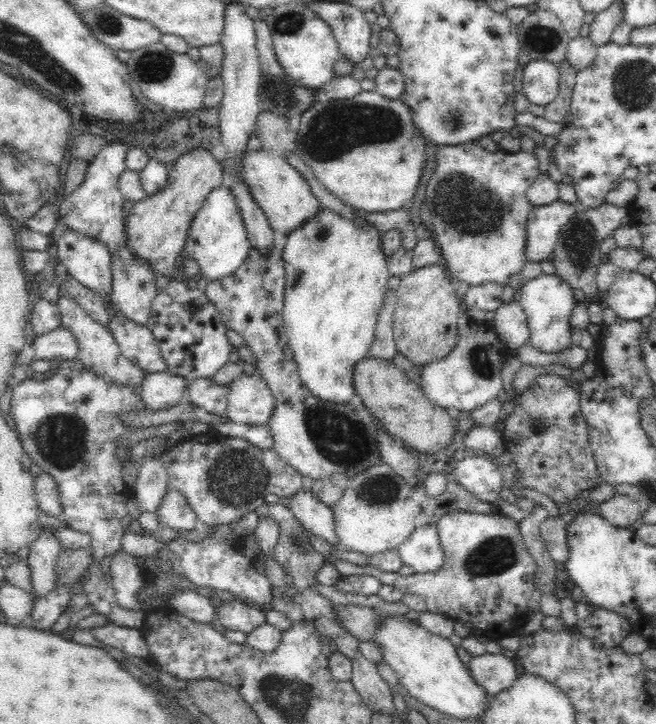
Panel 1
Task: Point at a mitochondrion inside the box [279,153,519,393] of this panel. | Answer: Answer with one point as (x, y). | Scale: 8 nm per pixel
(468, 206)

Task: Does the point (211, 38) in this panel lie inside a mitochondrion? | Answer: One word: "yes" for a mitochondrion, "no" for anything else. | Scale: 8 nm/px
no

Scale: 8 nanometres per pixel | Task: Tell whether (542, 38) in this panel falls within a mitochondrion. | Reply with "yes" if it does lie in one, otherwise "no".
yes

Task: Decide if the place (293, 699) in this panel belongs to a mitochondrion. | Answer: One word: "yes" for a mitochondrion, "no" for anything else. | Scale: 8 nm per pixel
yes

